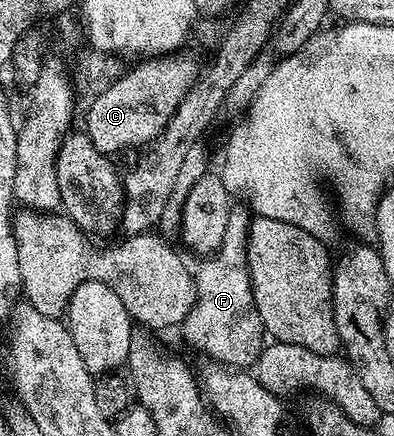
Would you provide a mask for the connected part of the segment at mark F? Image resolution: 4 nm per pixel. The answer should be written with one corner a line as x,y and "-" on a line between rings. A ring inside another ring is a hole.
233,208
228,215
226,223
226,235
216,252
205,256
200,265
200,270
194,273
196,287
196,301
192,310
186,315
182,324
184,337
200,353
208,356
209,362
226,365
229,367
248,367
260,356
261,349
266,344
266,334
262,319
256,313
256,304
252,298
252,284
248,274
246,263
246,247
248,246
248,222
249,214
242,210

